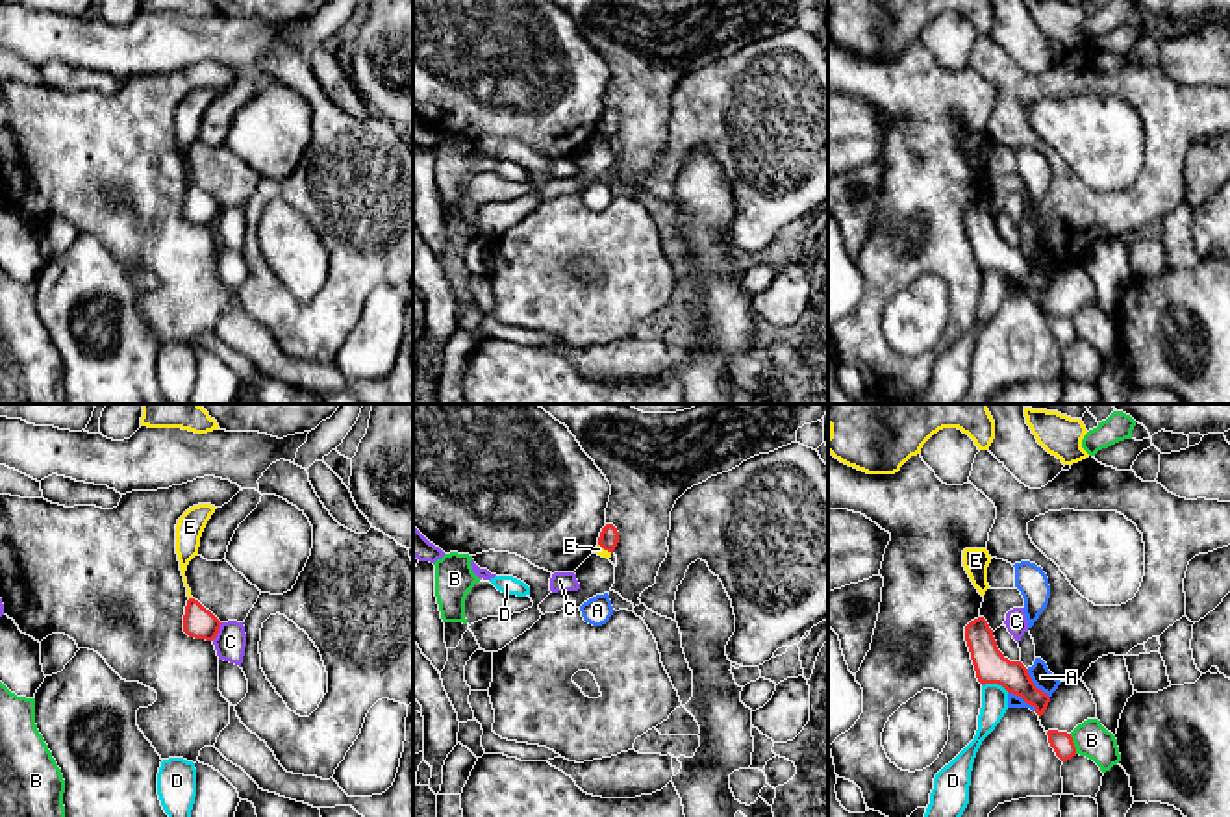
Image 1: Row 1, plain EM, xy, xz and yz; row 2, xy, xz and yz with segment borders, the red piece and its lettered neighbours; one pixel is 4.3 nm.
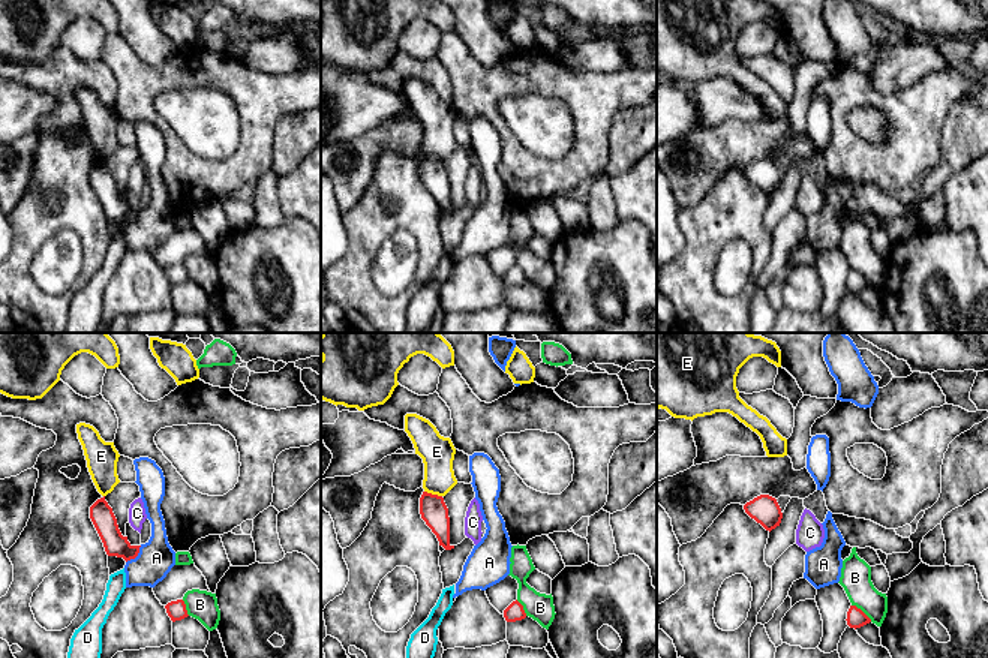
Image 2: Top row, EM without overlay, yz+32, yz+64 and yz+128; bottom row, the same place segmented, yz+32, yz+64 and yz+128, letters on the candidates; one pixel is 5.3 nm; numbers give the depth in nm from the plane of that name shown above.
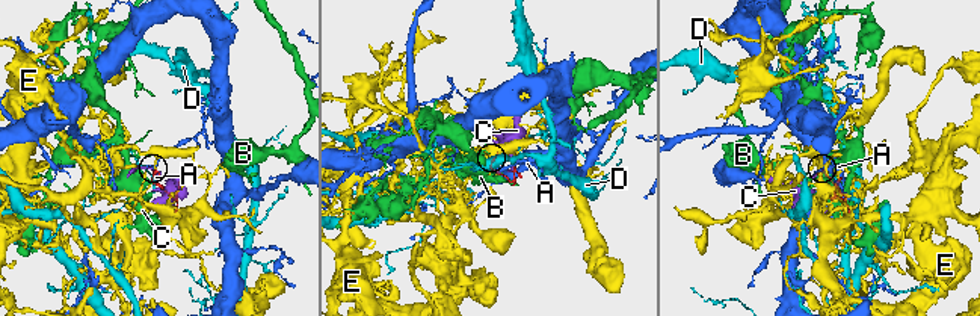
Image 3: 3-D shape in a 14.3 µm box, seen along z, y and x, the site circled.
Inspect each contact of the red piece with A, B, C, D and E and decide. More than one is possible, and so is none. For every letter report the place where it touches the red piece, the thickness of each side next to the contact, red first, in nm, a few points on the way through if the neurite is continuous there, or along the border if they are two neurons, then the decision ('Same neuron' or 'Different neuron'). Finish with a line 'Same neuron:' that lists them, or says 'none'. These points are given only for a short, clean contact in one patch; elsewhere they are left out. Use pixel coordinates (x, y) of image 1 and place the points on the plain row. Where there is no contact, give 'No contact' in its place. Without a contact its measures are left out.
A: Touches red at yz (1034, 269). Thickness 140 nm (red) against 90 nm. Boundary: yz (1027, 254), (1032, 267), (1049, 282). Different neuron
B: Touches red at yz (1073, 328). Thickness 90 nm (red) against 160 nm. Boundary: yz (1069, 319), (1077, 338). Different neuron
C: Touches red at xy (217, 217). Thickness 140 nm (red) against 140 nm. Boundary: xy (223, 208), (212, 225). Different neuron
D: Touches red at yz (995, 267). Thickness 140 nm (red) against 110 nm. Boundary: yz (982, 269), (1001, 269), (1008, 276). Different neuron
E: Touches red at xz (606, 134). Thickness 90 nm (red) against 40 nm. Boundary: xz (599, 128), (612, 138). Different neuron
Same neuron: none

